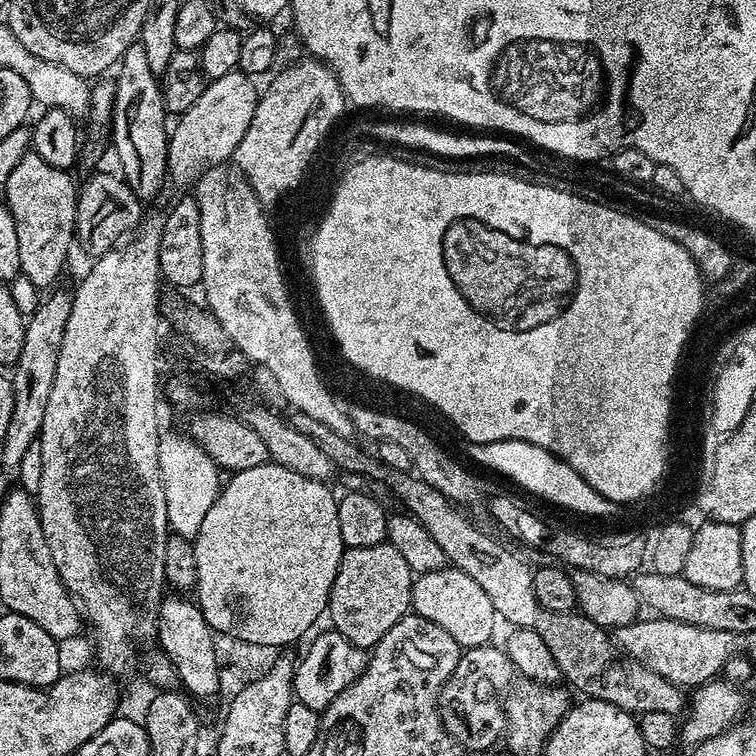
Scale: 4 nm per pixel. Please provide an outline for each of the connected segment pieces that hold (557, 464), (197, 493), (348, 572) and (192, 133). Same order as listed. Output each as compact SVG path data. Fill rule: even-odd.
M503 440L490 444L465 443L465 454L478 464L496 470L526 491L584 516L614 516L620 506L598 494L569 464L550 454L545 448L521 440Z
M168 434L160 437L160 477L166 494L168 527L175 535L195 541L210 506L214 506L222 487L221 469L191 439L175 440Z
M387 542L378 546L358 546L345 548L338 574L334 578L334 586L328 595L327 619L332 619L331 627L342 634L354 646L371 650L384 637L390 626L397 624L404 616L409 615L412 607L412 581L414 574L410 566L406 566L406 558L394 550L394 546Z
M239 70L209 79L202 98L198 98L190 110L179 113L177 120L180 121L176 128L174 124L168 138L168 175L173 181L176 179L180 184L191 185L201 170L235 157L238 142L242 142L250 118L254 118L258 88L252 84L255 84L253 77Z

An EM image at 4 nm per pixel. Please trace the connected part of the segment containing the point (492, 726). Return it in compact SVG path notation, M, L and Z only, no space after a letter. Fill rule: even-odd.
M486 643L481 648L467 649L440 692L440 718L448 733L467 751L469 748L472 752L484 752L499 740L501 743L506 732L502 696L496 693L496 683L500 676L504 680L514 676L514 669L503 647L492 647L491 643Z

